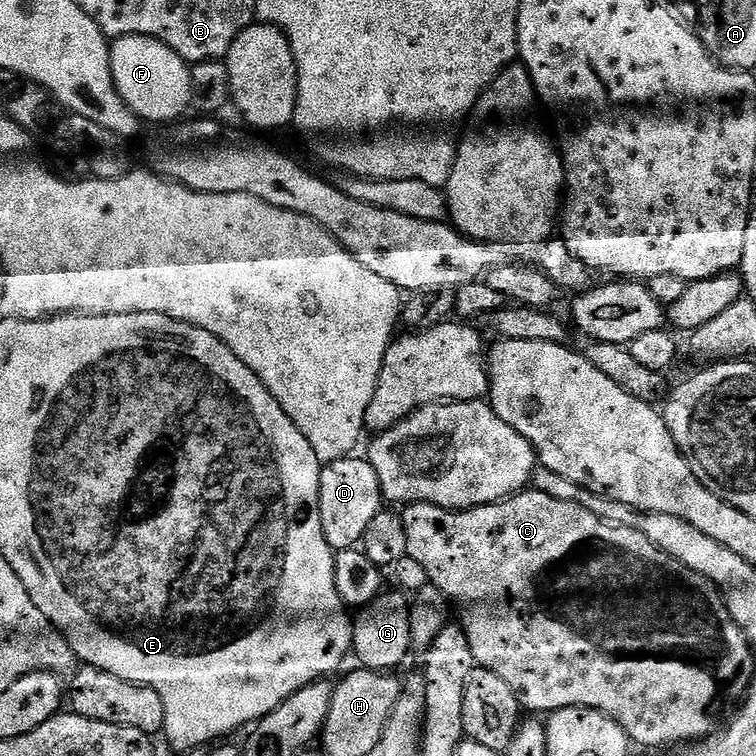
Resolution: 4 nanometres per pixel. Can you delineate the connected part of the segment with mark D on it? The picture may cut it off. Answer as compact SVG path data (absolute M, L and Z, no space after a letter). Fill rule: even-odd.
M345 458L323 465L320 470L320 517L322 534L336 552L355 548L366 534L366 526L382 509L378 474L367 458Z

